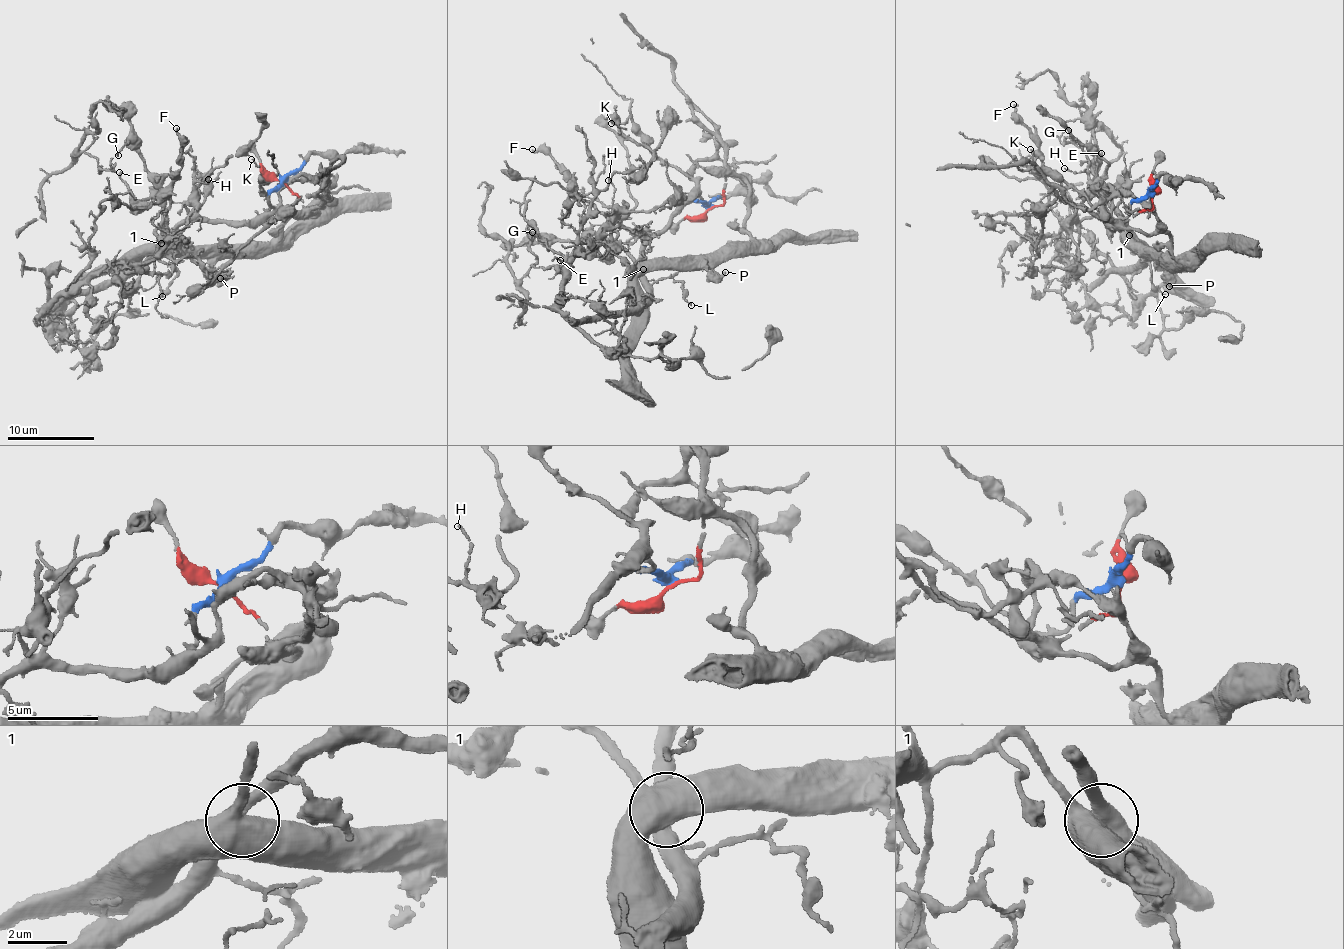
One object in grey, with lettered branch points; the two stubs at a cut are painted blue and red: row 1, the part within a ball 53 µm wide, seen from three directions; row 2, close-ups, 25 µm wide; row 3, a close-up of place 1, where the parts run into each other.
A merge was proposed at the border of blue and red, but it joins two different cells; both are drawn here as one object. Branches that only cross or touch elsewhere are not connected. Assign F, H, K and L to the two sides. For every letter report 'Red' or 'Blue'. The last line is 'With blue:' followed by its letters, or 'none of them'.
F: Red
H: Blue
K: Blue
L: Blue
With blue: H, K, L

